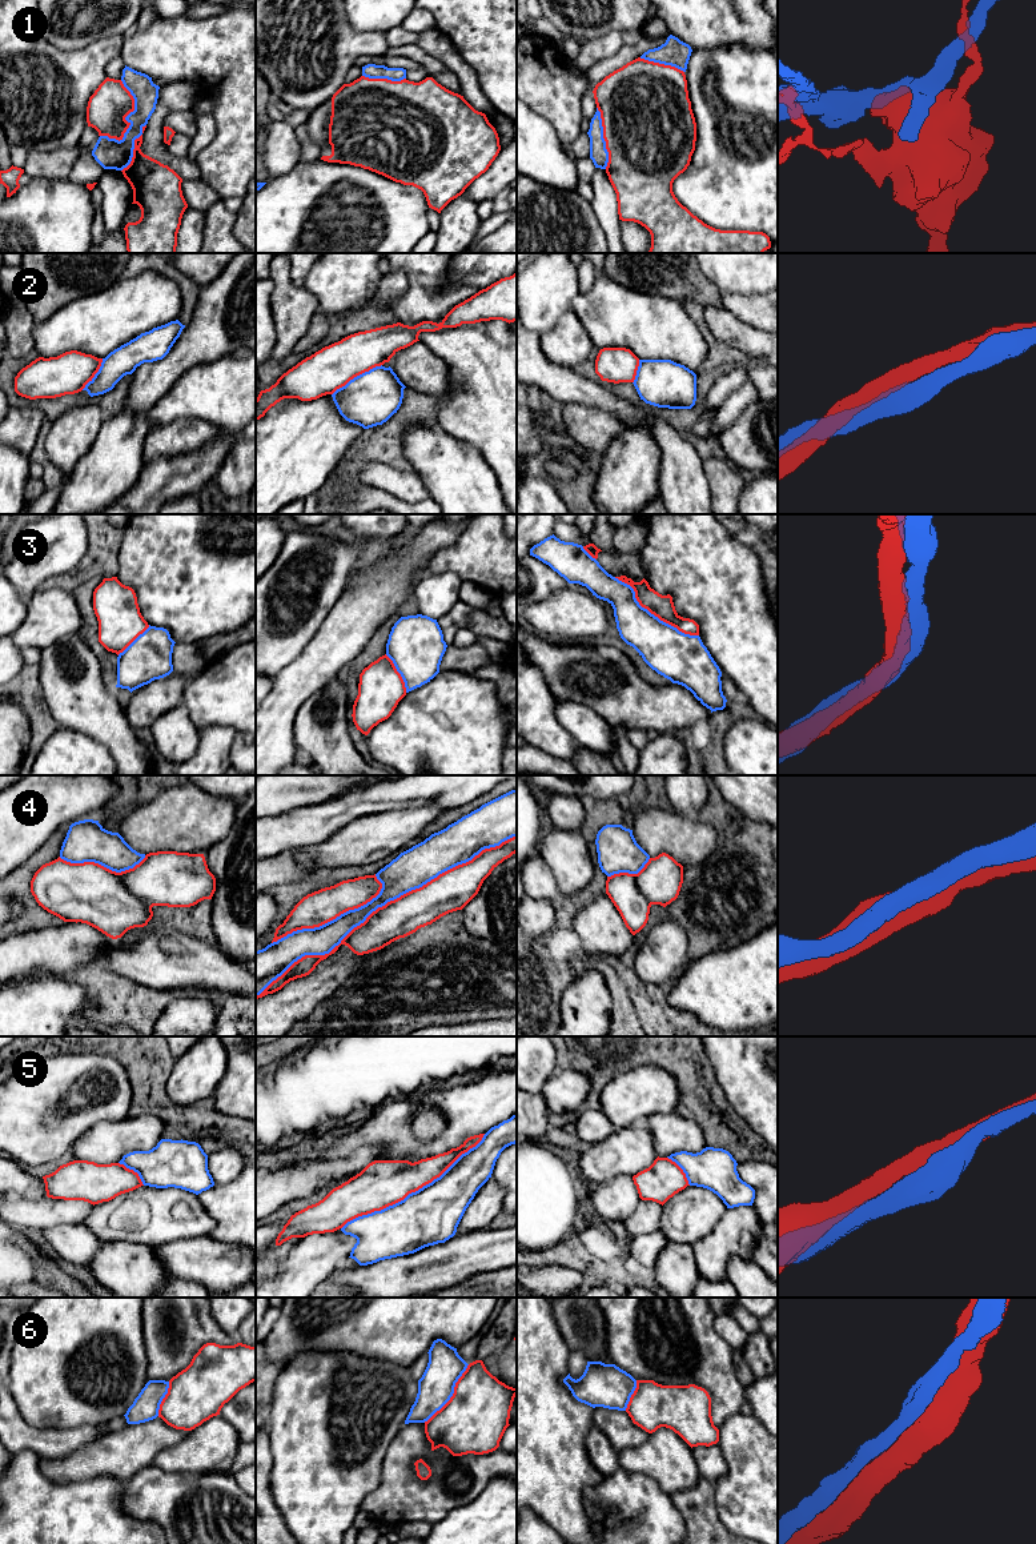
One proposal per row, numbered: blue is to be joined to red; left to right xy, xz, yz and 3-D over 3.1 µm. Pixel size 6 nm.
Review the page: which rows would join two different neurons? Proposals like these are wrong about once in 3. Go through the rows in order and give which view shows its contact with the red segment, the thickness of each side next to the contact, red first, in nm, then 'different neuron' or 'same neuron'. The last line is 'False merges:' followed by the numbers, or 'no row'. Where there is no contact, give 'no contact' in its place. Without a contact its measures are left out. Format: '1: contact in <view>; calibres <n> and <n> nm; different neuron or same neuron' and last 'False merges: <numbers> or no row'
1: contact in xy; calibres 240 and 160 nm; different neuron
2: contact in xz; calibres 260 and 320 nm; same neuron
3: contact in yz; calibres 140 and 280 nm; same neuron
4: contact in xz; calibres 240 and 240 nm; different neuron
5: contact in xz; calibres 280 and 340 nm; same neuron
6: contact in xz; calibres 380 and 220 nm; same neuron
False merges: 1, 4

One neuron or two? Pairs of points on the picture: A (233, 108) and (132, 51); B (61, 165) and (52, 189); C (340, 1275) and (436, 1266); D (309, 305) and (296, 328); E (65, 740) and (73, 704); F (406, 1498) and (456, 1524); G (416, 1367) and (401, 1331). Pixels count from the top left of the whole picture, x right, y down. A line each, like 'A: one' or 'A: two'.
A: one
B: two
C: one
D: one
E: two
F: two
G: two

